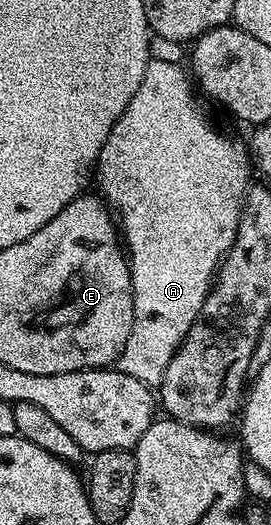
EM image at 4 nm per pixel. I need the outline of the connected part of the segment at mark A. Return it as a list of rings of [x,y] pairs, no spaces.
[[[151,58],[148,69],[144,69],[144,81],[140,81],[140,89],[136,89],[136,97],[132,97],[132,101],[128,101],[128,109],[124,109],[124,113],[120,113],[116,125],[112,125],[112,133],[108,133],[108,141],[104,141],[104,149],[100,149],[96,168],[96,183],[98,179],[99,187],[97,190],[106,206],[112,209],[120,224],[120,235],[124,240],[124,251],[130,264],[130,280],[134,294],[132,333],[128,333],[128,341],[120,353],[116,367],[117,370],[128,373],[128,377],[136,377],[136,381],[147,383],[152,389],[161,384],[162,374],[168,369],[168,361],[174,356],[176,349],[184,341],[188,329],[193,325],[194,318],[200,313],[210,292],[210,287],[214,284],[214,276],[218,274],[224,256],[230,252],[230,247],[234,244],[234,238],[238,232],[238,222],[242,216],[242,202],[245,201],[247,190],[252,183],[250,180],[252,167],[248,162],[248,155],[243,144],[241,147],[236,140],[229,139],[220,128],[214,127],[213,121],[202,112],[201,105],[194,100],[190,87],[192,88],[192,79],[183,64],[181,67],[180,64],[173,63],[170,59]]]

